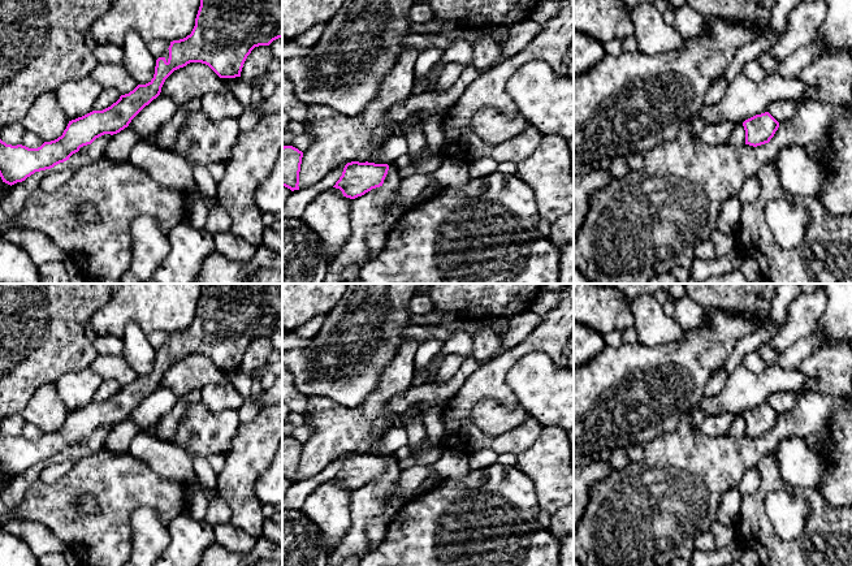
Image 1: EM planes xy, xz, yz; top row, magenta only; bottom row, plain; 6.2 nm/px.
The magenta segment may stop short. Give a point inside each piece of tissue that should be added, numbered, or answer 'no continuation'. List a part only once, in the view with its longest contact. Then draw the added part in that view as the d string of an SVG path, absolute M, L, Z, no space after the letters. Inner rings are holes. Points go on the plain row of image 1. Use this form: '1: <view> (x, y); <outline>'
no continuation

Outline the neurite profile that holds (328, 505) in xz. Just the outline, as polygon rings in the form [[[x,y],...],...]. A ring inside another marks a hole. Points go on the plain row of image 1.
[[[332,479],[319,485],[304,501],[302,513],[317,524],[328,543],[330,552],[336,550],[351,526],[349,507],[350,489],[339,480]]]

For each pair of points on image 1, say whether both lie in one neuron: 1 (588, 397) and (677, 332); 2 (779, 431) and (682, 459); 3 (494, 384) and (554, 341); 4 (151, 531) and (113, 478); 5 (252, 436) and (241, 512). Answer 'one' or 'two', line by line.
1: two
2: one
3: one
4: two
5: one

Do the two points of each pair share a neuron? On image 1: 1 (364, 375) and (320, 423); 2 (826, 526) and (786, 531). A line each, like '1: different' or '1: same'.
1: different
2: different

